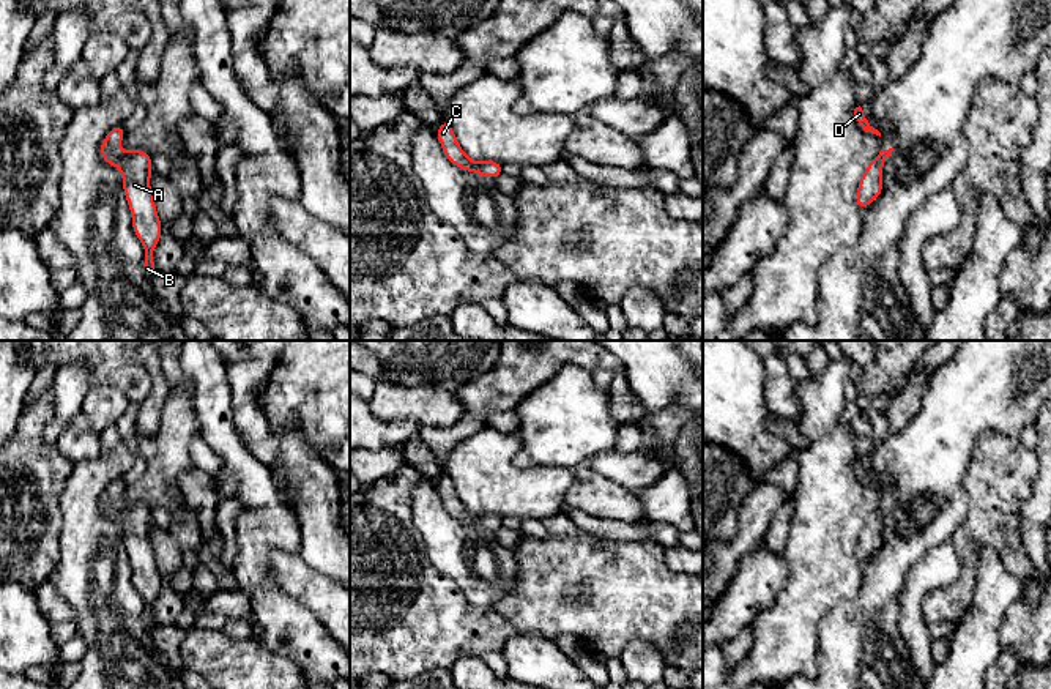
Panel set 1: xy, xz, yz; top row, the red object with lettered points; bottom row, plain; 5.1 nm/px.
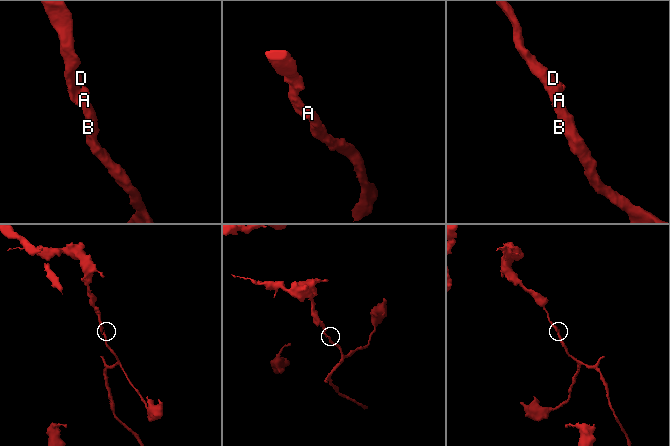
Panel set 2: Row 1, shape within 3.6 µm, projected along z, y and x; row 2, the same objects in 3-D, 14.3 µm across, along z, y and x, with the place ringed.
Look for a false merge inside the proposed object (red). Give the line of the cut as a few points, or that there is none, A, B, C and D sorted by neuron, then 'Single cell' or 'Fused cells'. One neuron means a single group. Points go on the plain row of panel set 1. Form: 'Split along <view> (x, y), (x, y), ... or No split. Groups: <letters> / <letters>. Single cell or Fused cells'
No split. Groups: A B C D. Single cell

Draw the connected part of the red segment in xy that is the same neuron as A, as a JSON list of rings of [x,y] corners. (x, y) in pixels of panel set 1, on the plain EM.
[[[121,478],[112,481],[99,500],[101,511],[117,519],[123,530],[123,544],[132,569],[132,583],[143,598],[143,626],[153,631],[158,623],[153,604],[161,593],[162,579],[150,541],[151,509],[143,503],[120,503],[117,498],[126,490]]]

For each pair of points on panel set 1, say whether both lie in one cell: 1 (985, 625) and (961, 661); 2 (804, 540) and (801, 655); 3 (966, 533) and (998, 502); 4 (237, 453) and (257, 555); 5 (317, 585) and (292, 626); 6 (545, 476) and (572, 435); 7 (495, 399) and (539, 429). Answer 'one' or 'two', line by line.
1: one
2: one
3: one
4: one
5: two
6: two
7: two

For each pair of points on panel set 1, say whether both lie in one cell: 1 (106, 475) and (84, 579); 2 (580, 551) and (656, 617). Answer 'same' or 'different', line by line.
1: same
2: same

